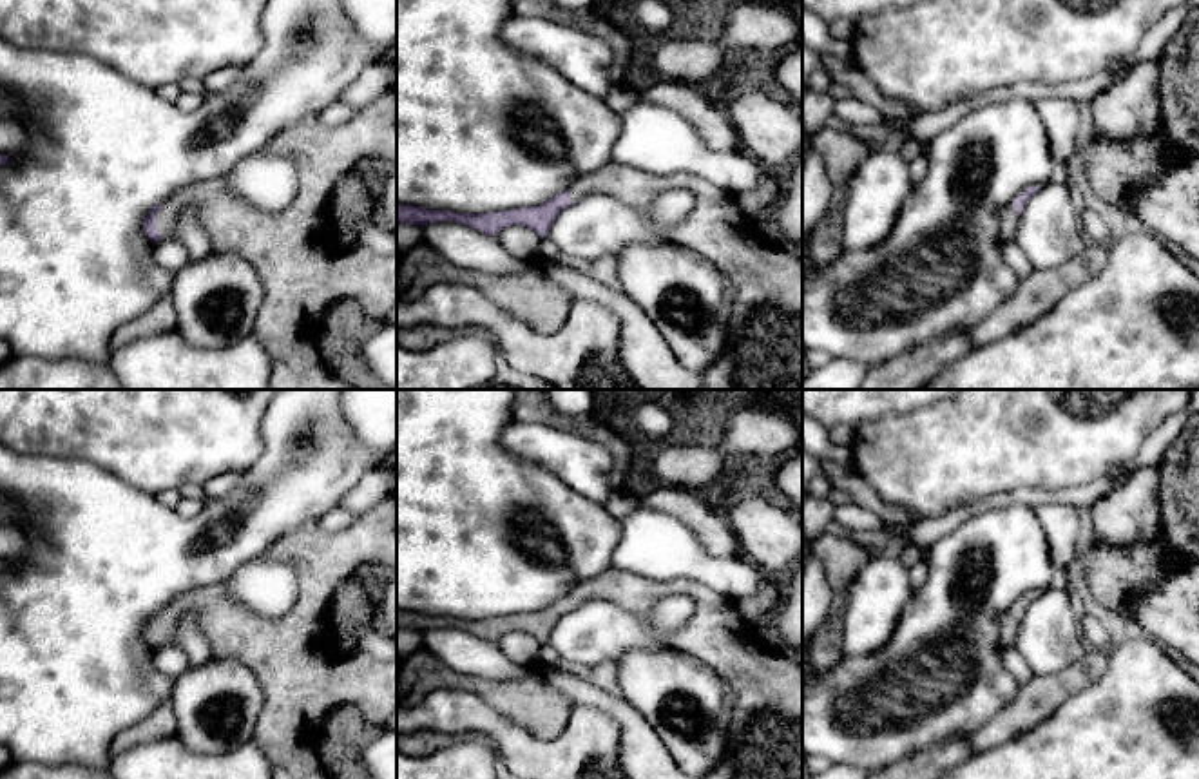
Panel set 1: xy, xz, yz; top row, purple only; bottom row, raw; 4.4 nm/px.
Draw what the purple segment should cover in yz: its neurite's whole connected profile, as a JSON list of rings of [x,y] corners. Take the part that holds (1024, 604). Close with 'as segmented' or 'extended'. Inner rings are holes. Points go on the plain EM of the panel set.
[[[1040,591],[1023,594],[1012,607],[1009,607],[1000,618],[1000,641],[1002,647],[1014,645],[1020,620],[1025,616],[1029,605],[1038,598]]]; extended

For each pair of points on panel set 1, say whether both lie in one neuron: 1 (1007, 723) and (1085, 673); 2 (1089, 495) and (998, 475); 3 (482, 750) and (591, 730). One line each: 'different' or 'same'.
1: same
2: different
3: different

